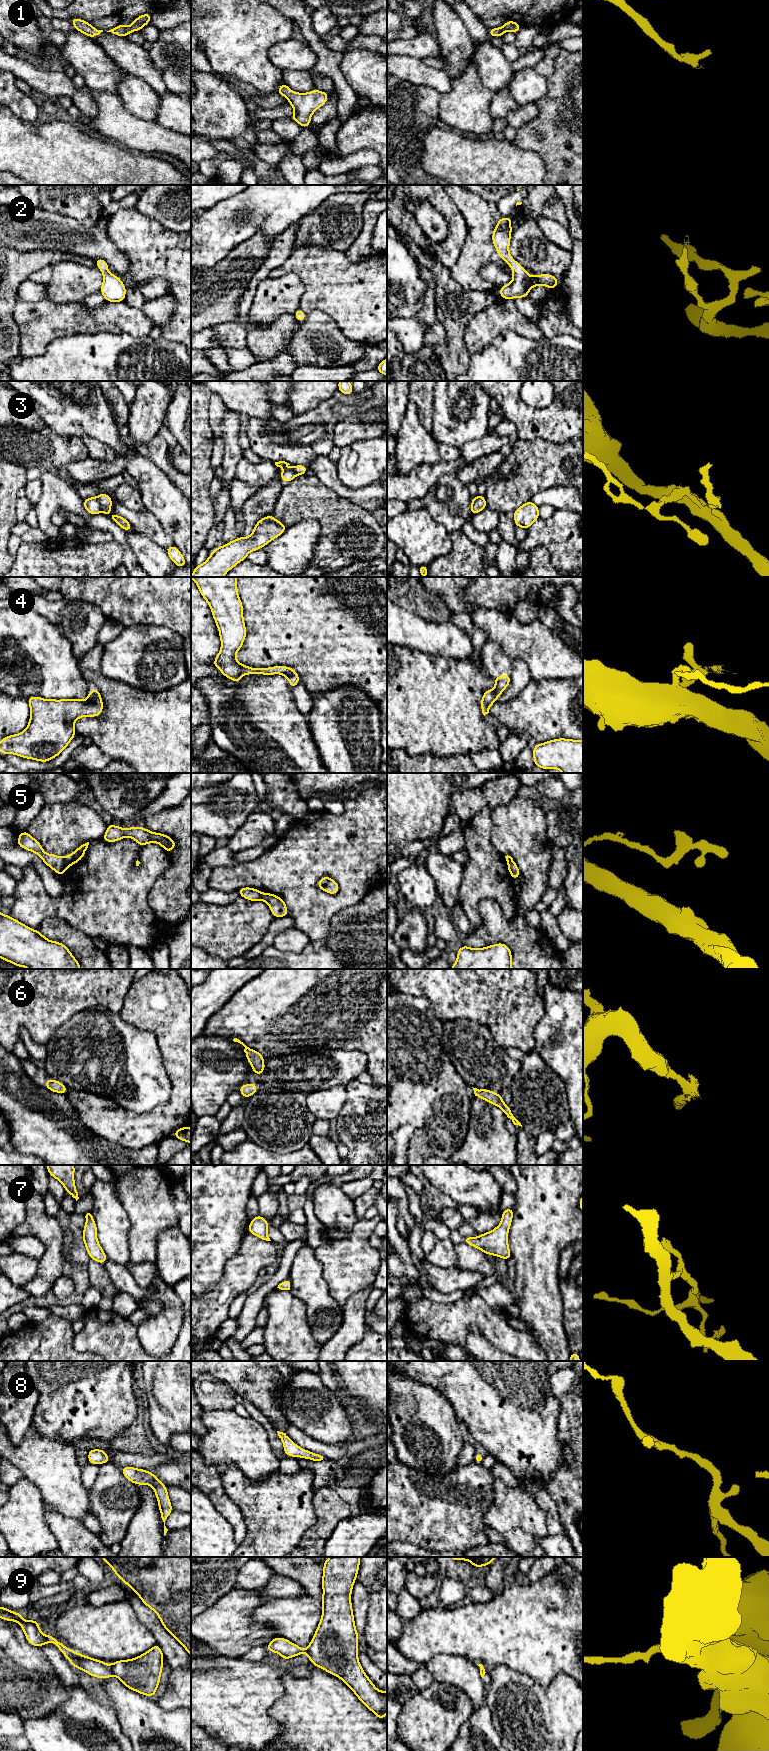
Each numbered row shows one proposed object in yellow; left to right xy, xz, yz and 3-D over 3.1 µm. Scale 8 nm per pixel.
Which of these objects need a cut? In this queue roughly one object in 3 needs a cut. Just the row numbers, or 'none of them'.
3, 5, 9

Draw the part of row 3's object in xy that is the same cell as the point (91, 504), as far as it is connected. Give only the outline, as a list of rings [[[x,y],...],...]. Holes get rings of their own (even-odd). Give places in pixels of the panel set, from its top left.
[[[89,497],[83,500],[83,506],[85,510],[92,515],[101,513],[101,506],[97,497]]]

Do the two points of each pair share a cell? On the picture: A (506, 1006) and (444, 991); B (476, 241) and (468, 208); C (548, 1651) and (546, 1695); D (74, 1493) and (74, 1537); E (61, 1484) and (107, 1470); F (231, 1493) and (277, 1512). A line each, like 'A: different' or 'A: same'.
A: same
B: same
C: different
D: different
E: different
F: same

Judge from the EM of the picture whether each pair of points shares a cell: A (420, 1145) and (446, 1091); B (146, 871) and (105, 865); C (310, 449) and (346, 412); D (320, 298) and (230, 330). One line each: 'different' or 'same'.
A: same
B: same
C: different
D: same

